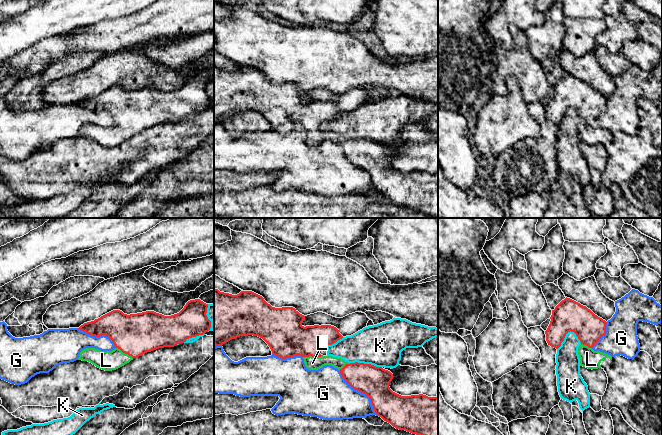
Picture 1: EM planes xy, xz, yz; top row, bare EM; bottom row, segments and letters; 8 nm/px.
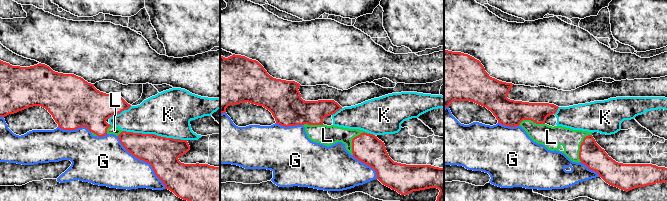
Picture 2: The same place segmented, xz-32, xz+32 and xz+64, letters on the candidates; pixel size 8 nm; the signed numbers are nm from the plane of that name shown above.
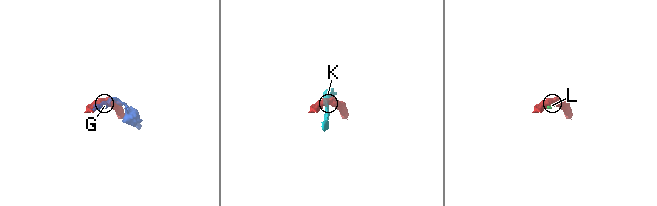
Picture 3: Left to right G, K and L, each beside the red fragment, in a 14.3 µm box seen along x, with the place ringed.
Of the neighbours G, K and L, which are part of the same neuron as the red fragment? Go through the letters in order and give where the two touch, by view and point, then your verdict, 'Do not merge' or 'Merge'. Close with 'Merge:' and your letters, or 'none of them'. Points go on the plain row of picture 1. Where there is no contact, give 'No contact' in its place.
G: Touches red at xz (361, 168). Do not merge
K: Touches red at yz (567, 108). Do not merge
L: Touches red at xz (312, 132). Merge
Merge: L

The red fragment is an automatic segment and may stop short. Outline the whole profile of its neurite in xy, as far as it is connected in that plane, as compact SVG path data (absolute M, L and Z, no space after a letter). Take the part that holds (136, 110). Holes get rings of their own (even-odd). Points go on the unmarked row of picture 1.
M195 75L188 77L179 89L171 92L154 87L127 91L113 86L84 99L78 105L95 113L105 111L116 124L112 127L86 124L80 128L78 136L112 147L147 128L184 119L210 106L207 84L208 80Z

